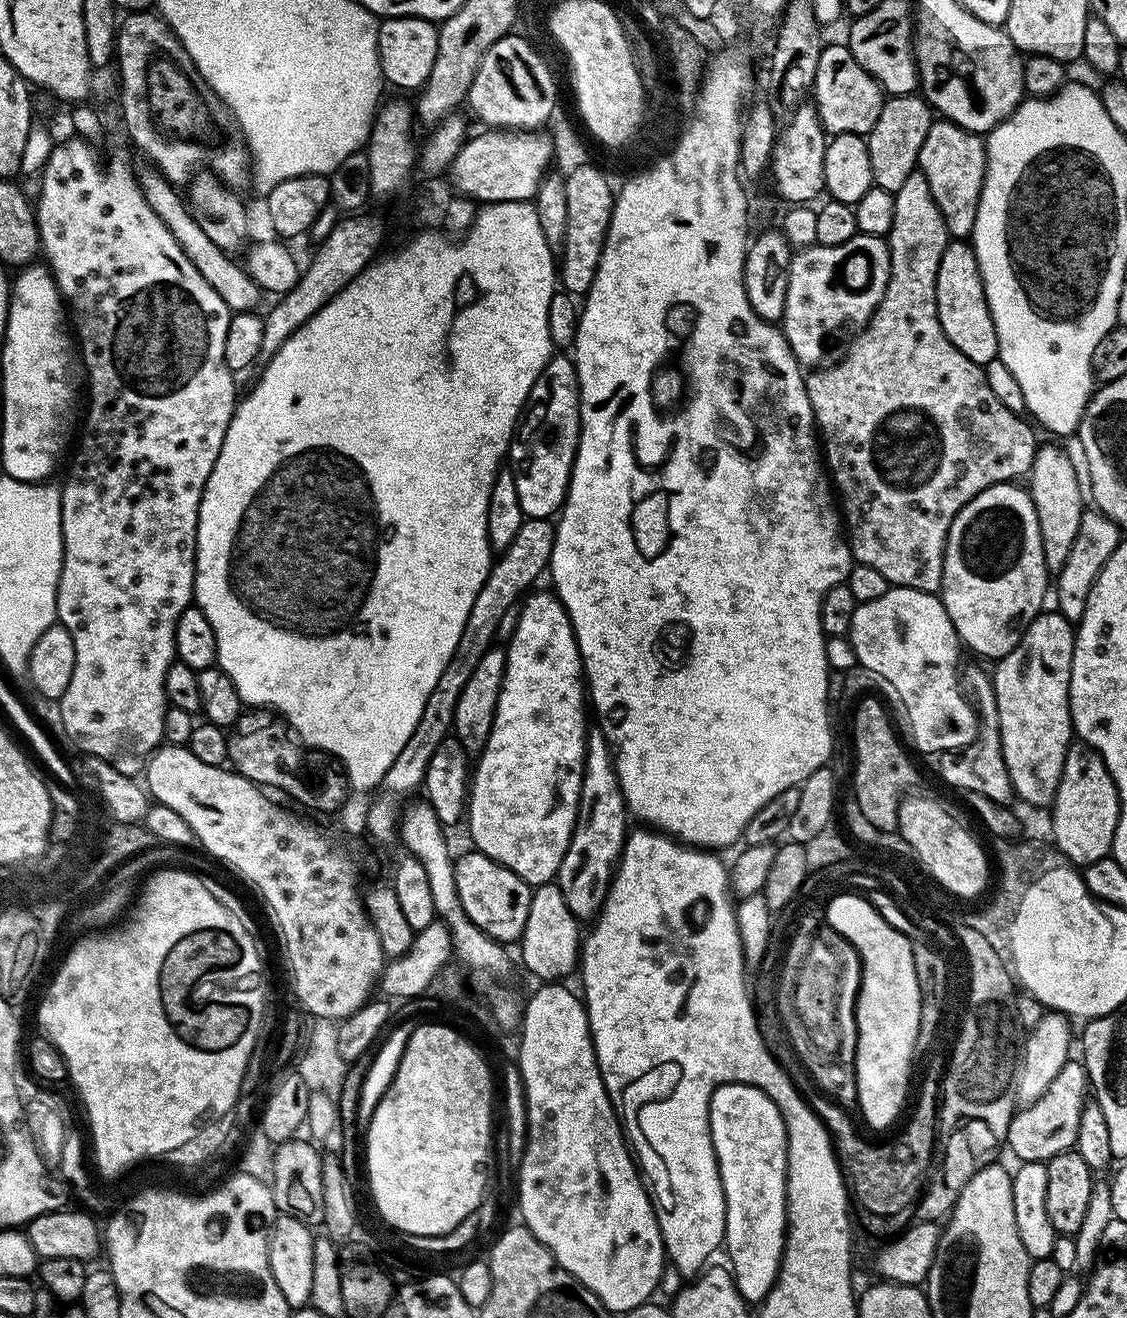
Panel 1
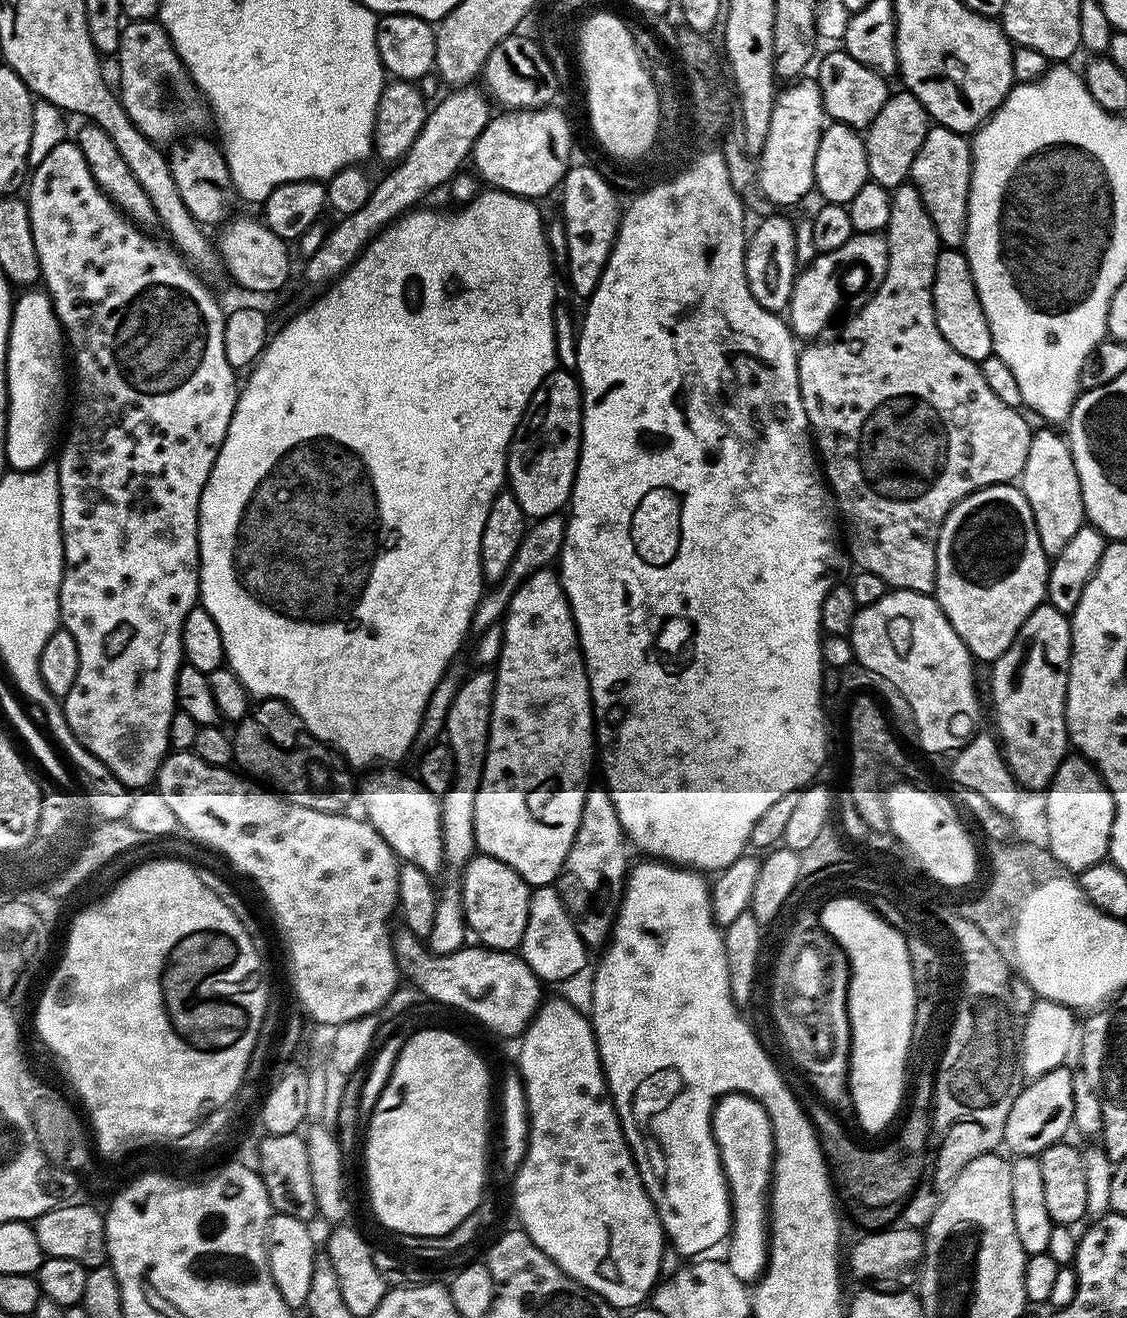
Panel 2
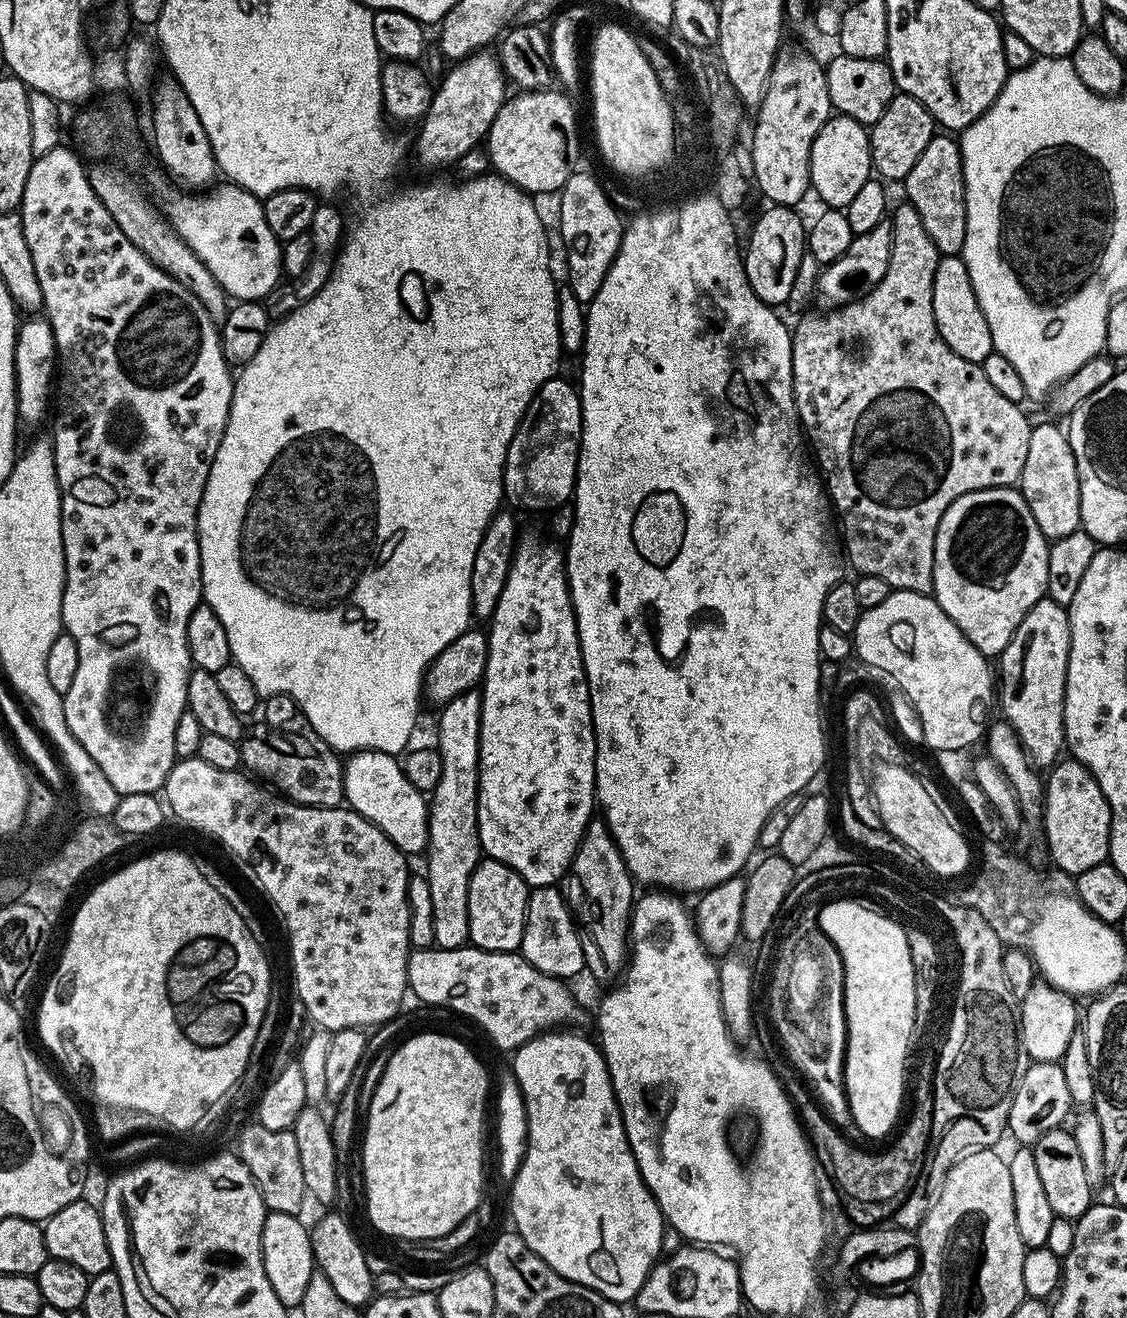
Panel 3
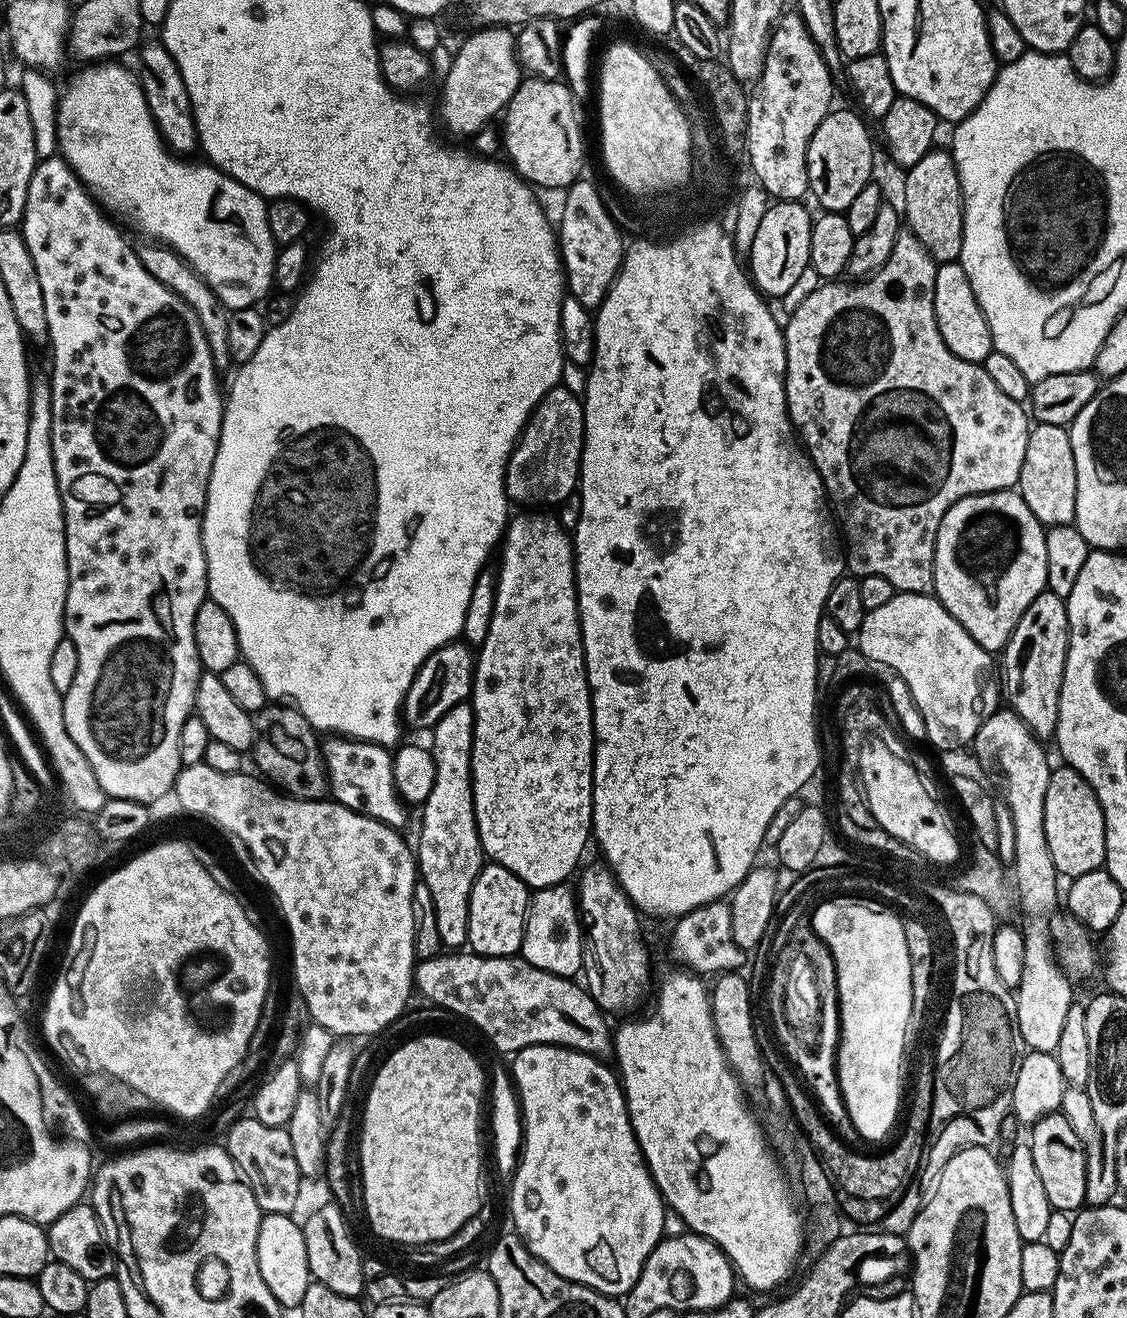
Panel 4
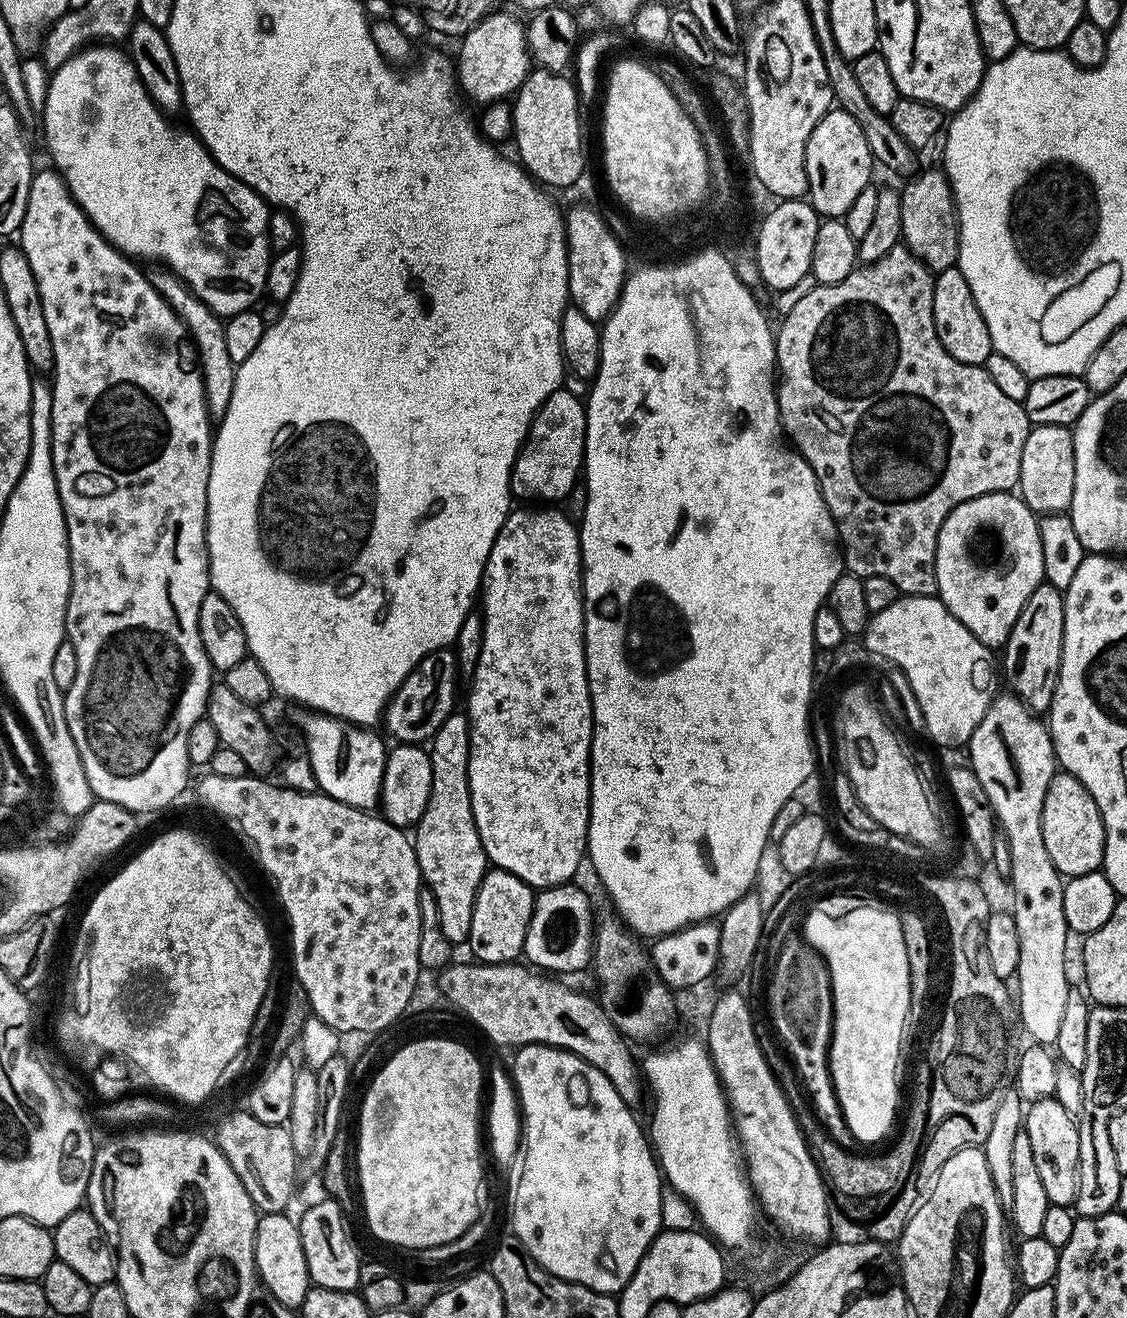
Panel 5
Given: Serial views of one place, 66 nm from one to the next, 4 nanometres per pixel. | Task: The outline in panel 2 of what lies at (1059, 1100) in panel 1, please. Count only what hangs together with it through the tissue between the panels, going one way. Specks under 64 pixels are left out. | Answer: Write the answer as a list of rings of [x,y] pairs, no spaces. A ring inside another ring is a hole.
[[[1063,1064],[1058,1067],[1056,1067],[1054,1070],[1048,1071],[1046,1074],[1040,1076],[1038,1079],[1031,1081],[1030,1083],[1027,1083],[1024,1087],[1020,1089],[1020,1093],[1017,1096],[1016,1100],[1014,1100],[1014,1106],[1010,1108],[1010,1112],[1007,1115],[1006,1120],[1006,1126],[1003,1128],[1003,1143],[1005,1144],[1005,1147],[1007,1146],[1013,1151],[1012,1154],[1016,1156],[1039,1156],[1041,1153],[1043,1153],[1046,1149],[1048,1149],[1050,1146],[1061,1143],[1065,1136],[1064,1134],[1071,1129],[1072,1125],[1072,1118],[1073,1118],[1073,1078],[1075,1076],[1075,1073],[1073,1072],[1073,1069],[1070,1070],[1069,1065]]]

